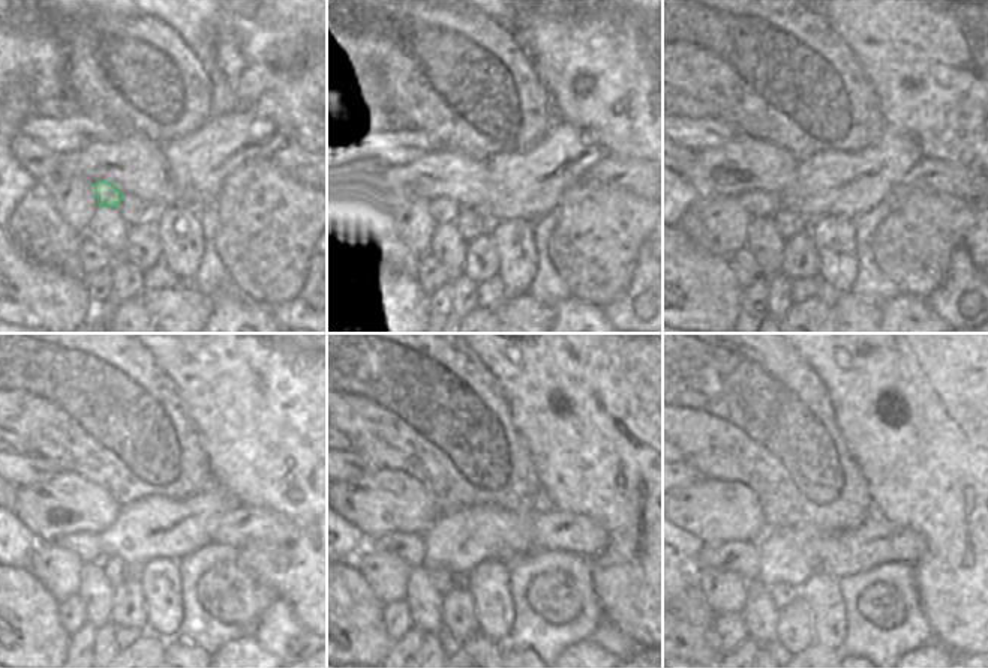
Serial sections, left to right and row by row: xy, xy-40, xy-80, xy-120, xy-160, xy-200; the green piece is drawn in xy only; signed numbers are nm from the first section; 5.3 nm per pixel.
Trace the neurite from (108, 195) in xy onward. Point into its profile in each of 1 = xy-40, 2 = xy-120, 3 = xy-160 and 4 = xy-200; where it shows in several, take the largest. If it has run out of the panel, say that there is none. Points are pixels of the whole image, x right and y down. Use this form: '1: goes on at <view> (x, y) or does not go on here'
1: goes on at xy-40 (441, 209)
2: goes on at xy-120 (89, 547)
3: goes on at xy-160 (410, 547)
4: goes on at xy-200 (741, 556)

